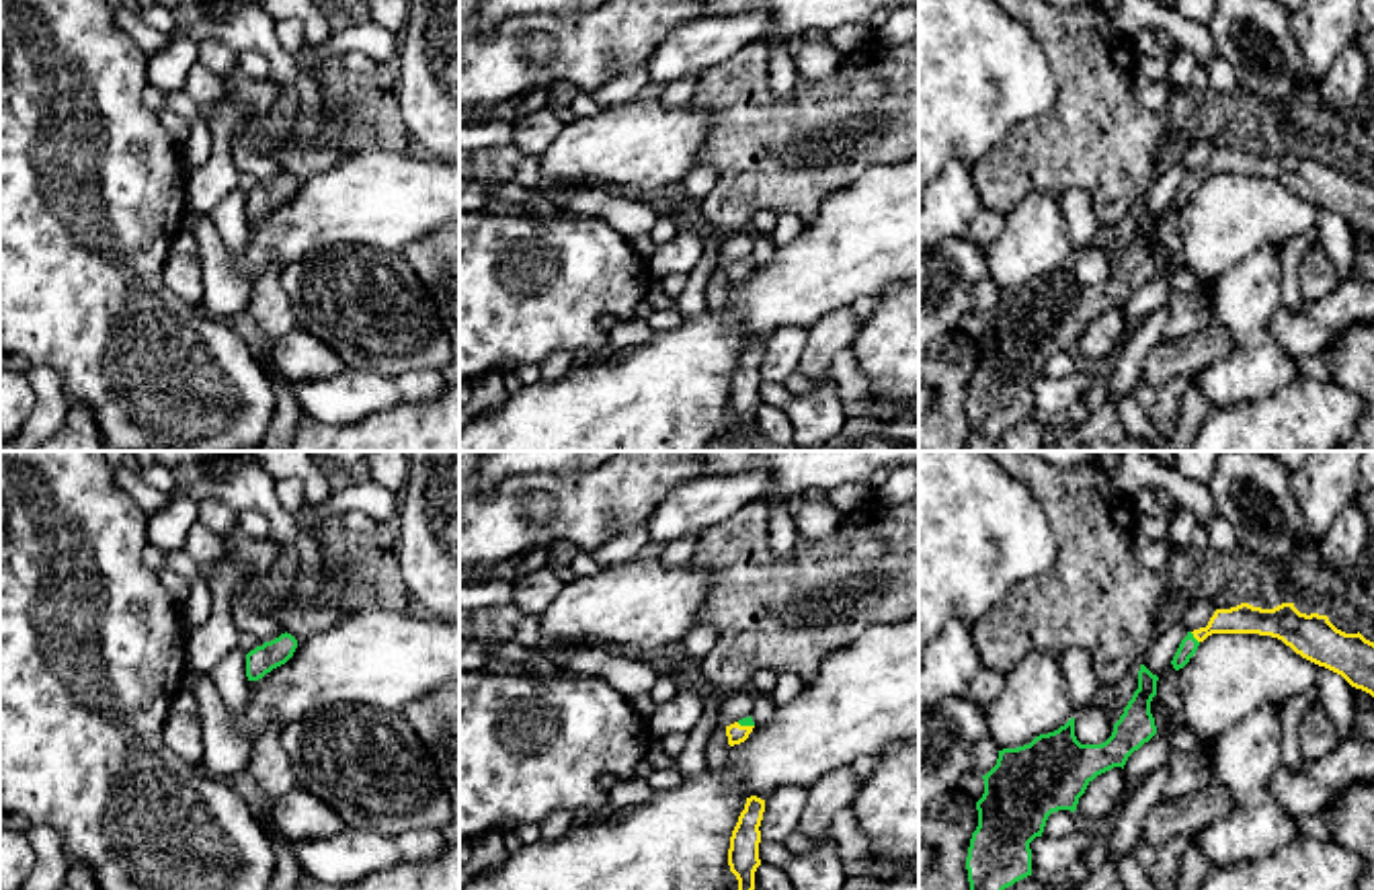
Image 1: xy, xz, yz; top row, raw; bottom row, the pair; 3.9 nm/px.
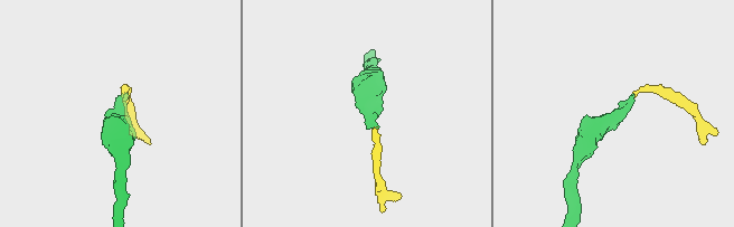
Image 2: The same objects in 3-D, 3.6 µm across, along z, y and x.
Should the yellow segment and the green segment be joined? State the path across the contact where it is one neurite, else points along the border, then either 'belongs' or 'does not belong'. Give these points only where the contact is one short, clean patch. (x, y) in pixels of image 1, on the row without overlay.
way yz (1243, 158), (1225, 160), (1194, 177), (1188, 187); belongs

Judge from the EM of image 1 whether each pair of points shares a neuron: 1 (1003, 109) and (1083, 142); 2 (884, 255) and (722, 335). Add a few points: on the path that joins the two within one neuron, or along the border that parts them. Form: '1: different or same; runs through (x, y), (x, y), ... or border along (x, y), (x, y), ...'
1: different; border along (1055, 78), (1055, 101), (1020, 122), (991, 150)
2: same; runs through (843, 255), (798, 288), (778, 294), (763, 304)

